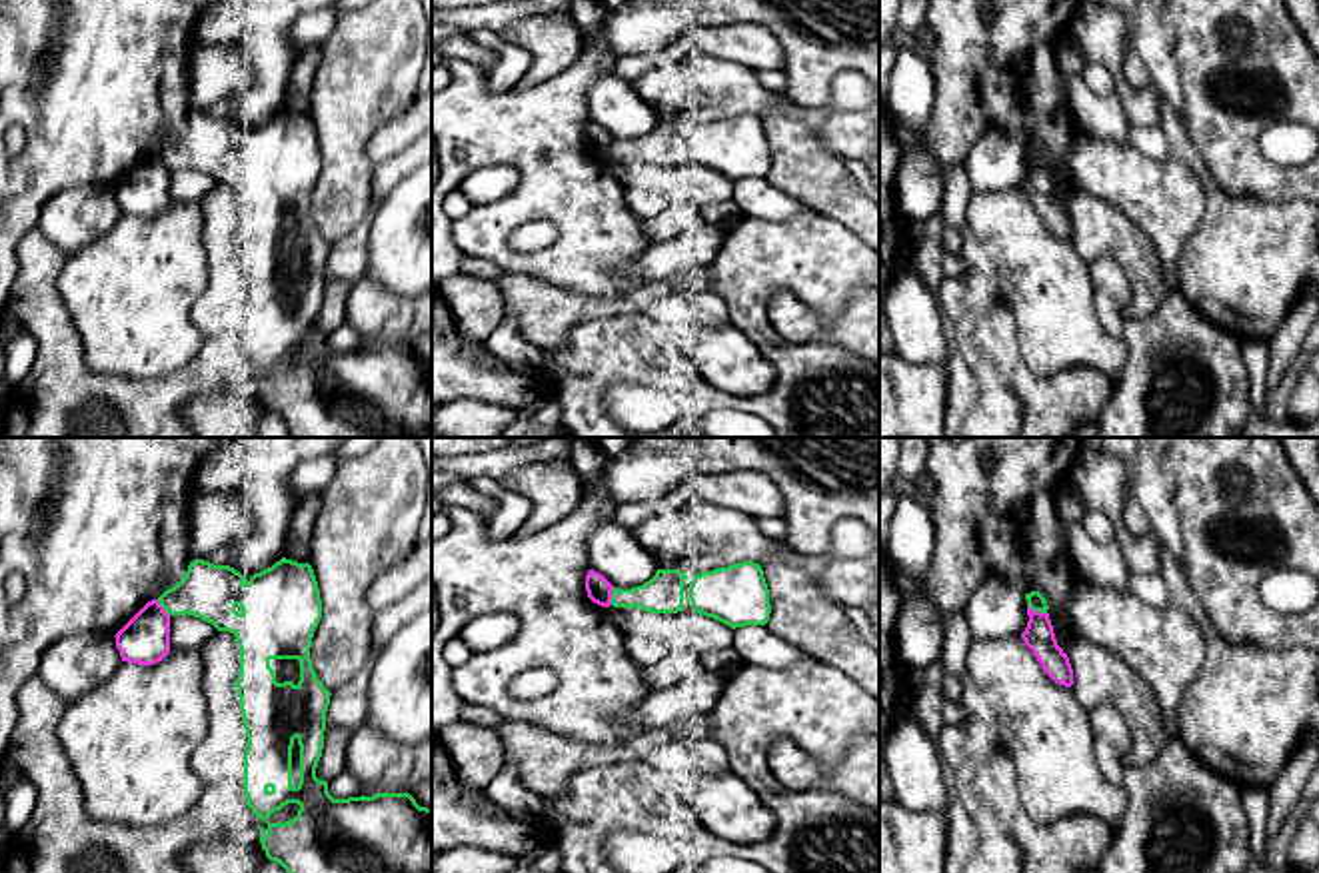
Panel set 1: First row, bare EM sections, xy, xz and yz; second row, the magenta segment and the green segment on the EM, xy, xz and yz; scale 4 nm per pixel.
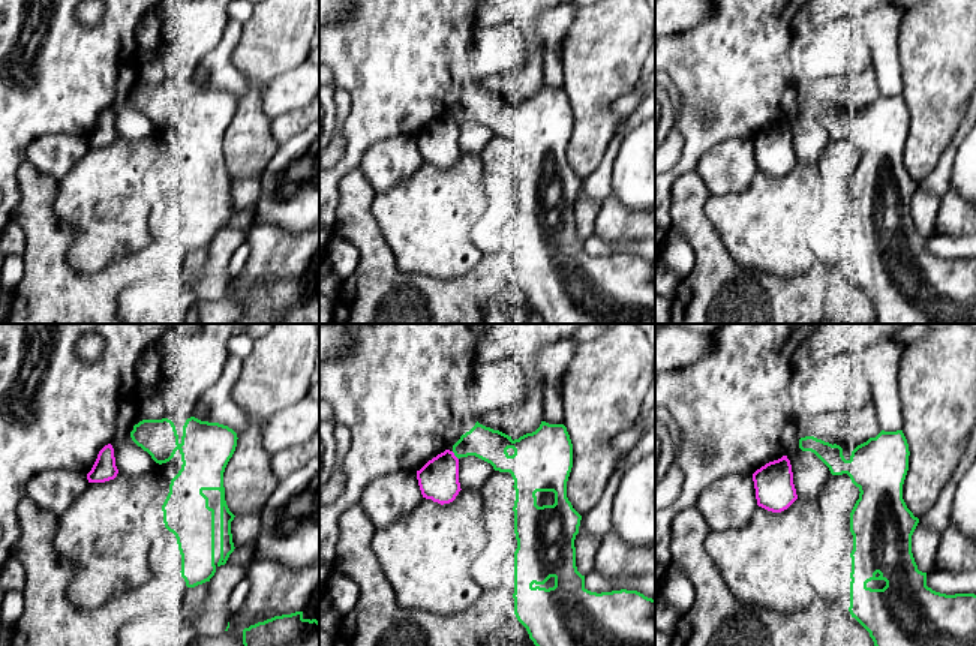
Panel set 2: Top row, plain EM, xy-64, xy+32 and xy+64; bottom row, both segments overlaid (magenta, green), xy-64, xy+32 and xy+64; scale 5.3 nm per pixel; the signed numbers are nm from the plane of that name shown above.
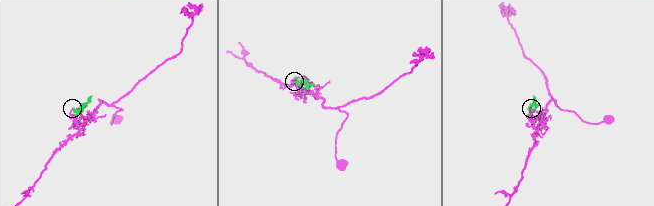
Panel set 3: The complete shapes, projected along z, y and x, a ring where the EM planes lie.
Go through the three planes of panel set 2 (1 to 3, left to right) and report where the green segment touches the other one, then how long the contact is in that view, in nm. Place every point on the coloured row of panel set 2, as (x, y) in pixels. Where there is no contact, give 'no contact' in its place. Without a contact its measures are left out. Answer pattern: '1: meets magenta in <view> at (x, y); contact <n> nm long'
1: no contact
2: meets magenta in xy+32 at (455, 456); contact 60 nm long
3: no contact

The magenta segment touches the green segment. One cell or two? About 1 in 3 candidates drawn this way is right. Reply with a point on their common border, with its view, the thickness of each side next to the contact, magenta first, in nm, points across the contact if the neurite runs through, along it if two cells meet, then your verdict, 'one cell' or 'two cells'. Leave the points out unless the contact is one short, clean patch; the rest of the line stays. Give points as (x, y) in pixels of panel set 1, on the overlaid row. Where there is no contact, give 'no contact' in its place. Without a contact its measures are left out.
contact yz (1038, 612); calibres 120 and 70 nm; border yz (1028, 604), (1046, 614); two cells

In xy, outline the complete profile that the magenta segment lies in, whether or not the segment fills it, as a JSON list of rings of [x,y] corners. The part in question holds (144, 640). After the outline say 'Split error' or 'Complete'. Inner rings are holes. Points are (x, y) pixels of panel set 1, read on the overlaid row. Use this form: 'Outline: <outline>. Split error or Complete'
Outline: [[[152,599],[114,637],[122,661],[154,665],[170,653],[170,615]]]. Complete

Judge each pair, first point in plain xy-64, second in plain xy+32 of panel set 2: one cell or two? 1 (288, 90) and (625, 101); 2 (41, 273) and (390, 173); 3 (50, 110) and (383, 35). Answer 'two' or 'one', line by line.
1: one
2: two
3: one

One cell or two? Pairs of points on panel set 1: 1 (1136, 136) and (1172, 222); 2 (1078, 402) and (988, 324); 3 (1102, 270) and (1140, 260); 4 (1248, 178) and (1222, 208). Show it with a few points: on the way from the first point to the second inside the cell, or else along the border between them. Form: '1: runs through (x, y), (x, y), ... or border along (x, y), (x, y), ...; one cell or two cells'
1: border along (1128, 142), (1152, 158), (1170, 156); two cells
2: runs through (1052, 402), (1000, 350); one cell
3: border along (1092, 260), (1122, 270), (1124, 312); two cells
4: border along (1204, 158), (1210, 174), (1228, 192), (1278, 202); two cells

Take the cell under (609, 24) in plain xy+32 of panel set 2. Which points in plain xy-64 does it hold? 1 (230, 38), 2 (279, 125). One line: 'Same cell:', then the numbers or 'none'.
Same cell: none

